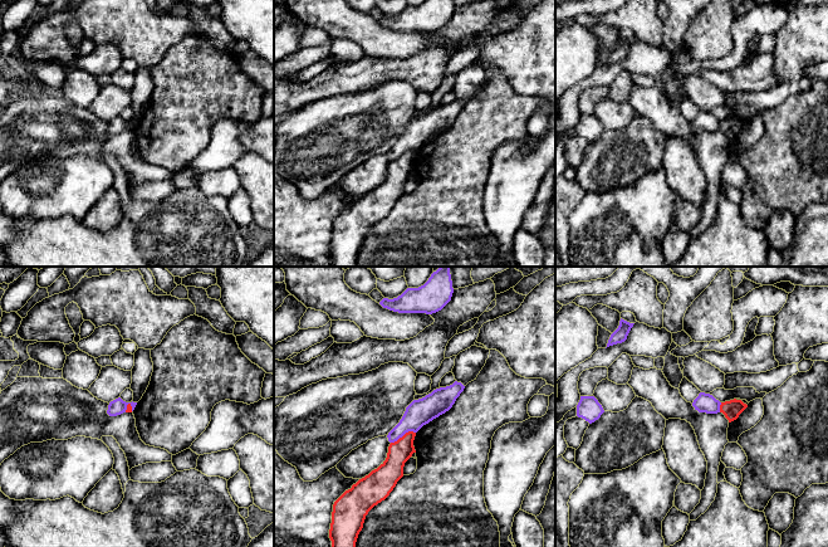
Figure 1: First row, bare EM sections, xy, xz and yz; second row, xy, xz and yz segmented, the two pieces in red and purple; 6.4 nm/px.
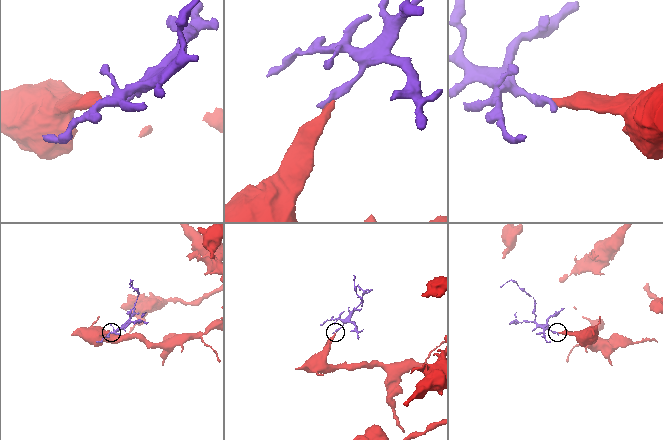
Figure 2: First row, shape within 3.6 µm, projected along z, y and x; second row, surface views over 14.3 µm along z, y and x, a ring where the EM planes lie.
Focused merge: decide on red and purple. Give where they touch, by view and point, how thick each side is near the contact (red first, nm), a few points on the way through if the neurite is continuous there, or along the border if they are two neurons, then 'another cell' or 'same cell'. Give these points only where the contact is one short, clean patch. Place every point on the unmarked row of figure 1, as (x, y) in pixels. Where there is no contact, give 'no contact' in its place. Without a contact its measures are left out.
contact xz (403, 154); calibres 150 and 170 nm; border xz (415, 150), (407, 150), (391, 161); another cell

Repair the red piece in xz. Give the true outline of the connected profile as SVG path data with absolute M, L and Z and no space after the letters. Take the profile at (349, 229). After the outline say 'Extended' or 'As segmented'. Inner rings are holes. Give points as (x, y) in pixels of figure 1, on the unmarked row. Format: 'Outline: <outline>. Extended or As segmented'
Outline: M416 151L391 161L386 179L346 209L333 223L329 257L332 267L356 267L368 230L384 219L403 195L405 181L416 171Z. As segmented

